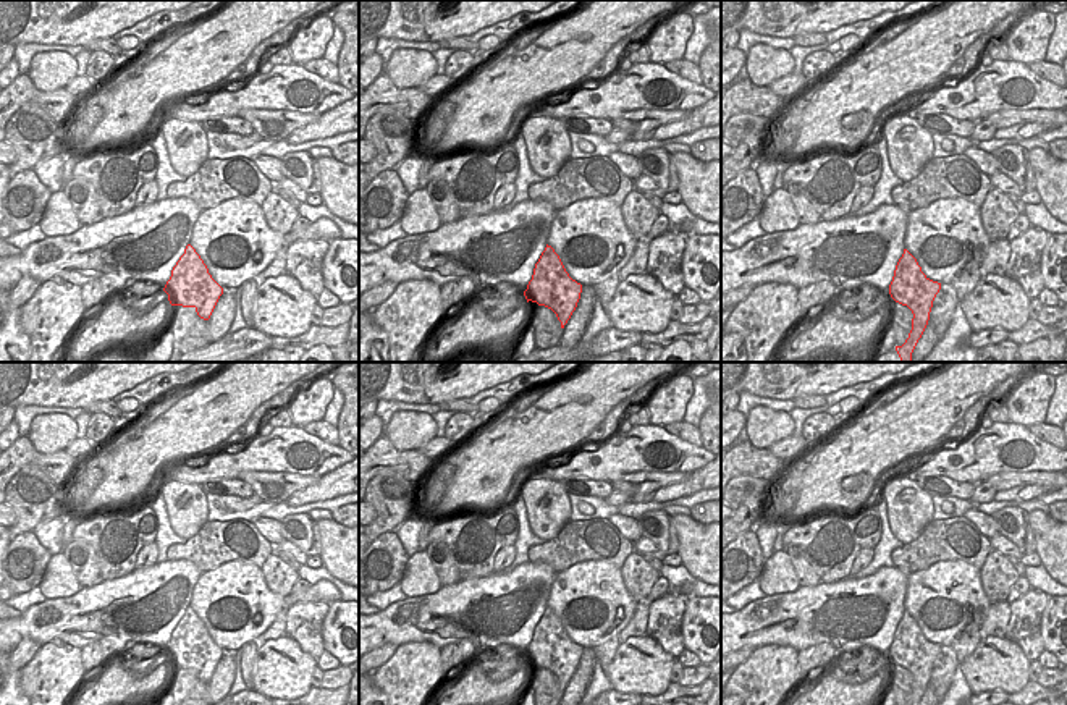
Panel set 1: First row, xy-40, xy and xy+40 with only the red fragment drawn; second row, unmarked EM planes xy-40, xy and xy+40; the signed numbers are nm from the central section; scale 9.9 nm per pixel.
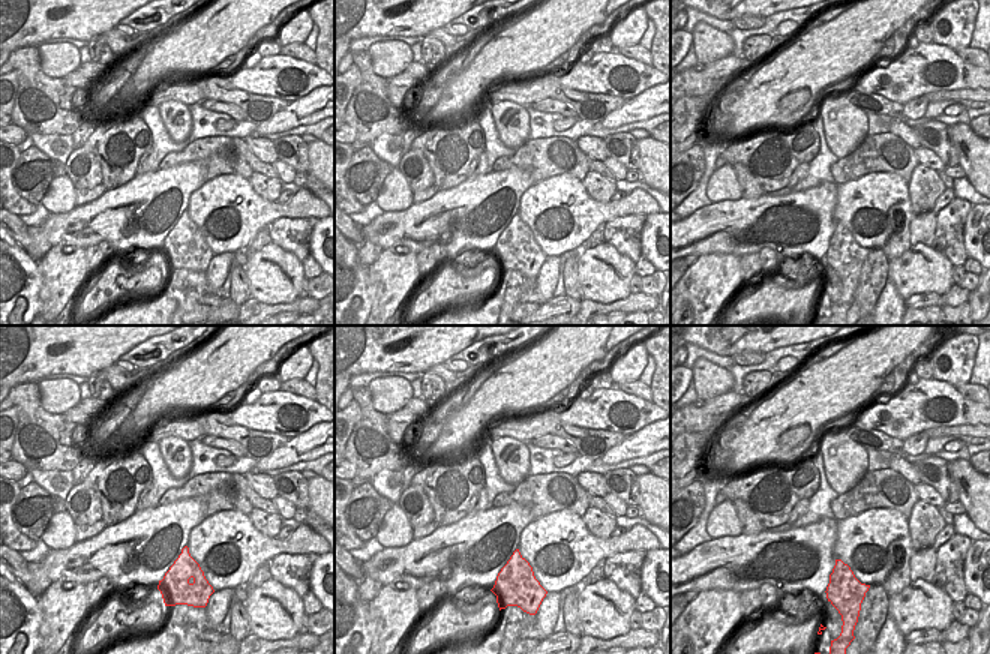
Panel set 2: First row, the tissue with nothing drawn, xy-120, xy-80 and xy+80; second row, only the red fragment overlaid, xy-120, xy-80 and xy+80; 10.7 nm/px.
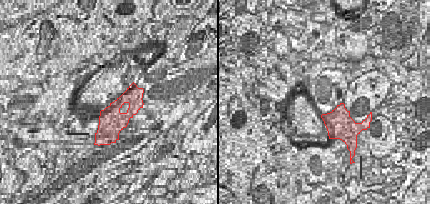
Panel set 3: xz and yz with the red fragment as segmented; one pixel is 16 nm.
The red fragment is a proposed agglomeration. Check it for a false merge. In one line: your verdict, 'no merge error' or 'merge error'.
merge error

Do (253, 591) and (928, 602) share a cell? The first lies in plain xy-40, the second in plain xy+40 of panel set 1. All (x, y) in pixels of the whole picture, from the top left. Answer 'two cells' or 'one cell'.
one cell

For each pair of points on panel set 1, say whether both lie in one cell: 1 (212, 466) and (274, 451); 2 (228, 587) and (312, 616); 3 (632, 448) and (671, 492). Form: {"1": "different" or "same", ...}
{"1": "same", "2": "different", "3": "different"}

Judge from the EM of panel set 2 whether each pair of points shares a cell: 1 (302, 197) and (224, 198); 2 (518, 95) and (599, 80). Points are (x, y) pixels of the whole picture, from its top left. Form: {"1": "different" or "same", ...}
{"1": "same", "2": "same"}

